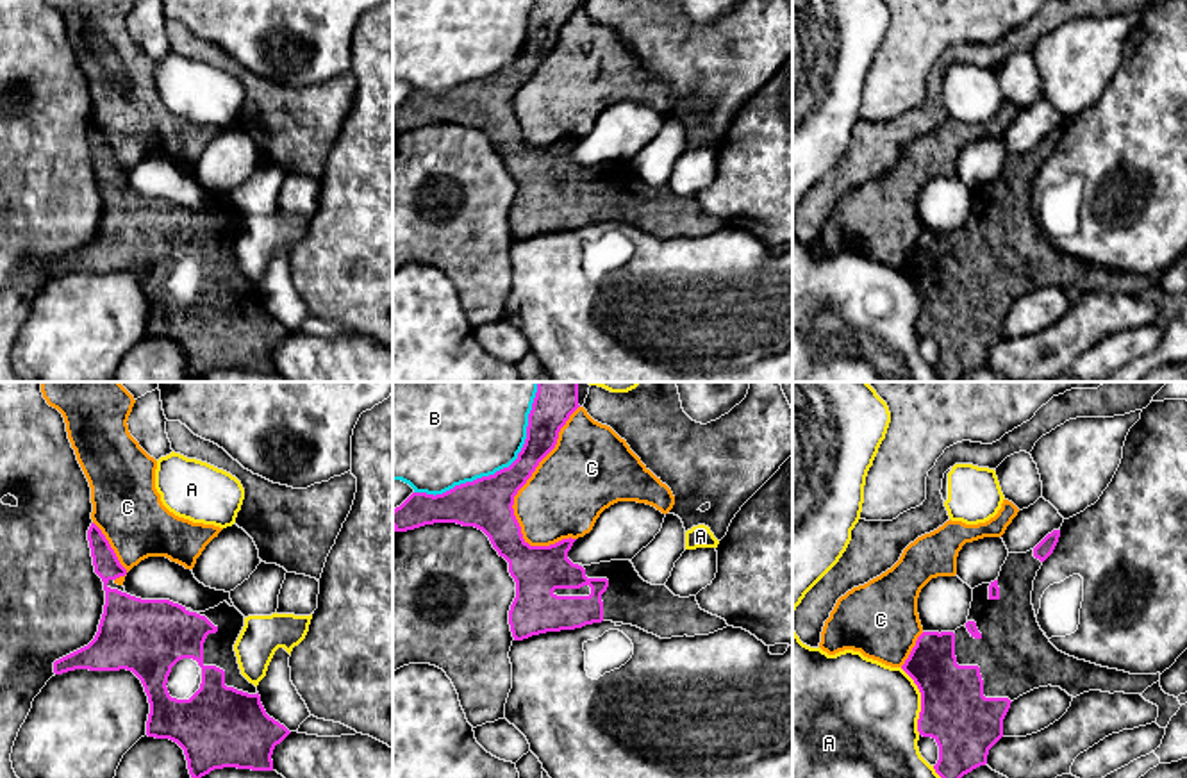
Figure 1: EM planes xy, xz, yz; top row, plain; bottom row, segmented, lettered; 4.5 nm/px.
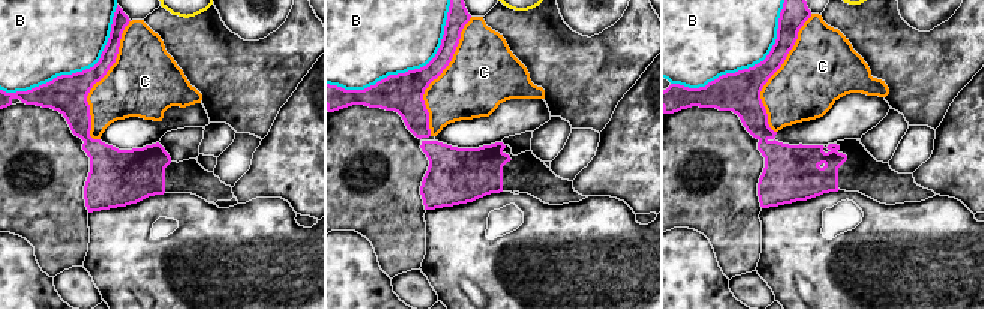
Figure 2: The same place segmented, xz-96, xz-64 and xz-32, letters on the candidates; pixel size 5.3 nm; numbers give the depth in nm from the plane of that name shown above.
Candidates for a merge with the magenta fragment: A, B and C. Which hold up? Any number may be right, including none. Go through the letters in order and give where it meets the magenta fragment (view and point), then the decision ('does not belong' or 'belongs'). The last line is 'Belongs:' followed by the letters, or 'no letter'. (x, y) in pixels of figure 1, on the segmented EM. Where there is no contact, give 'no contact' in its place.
A: contact yz (921, 702); does not belong
B: contact xz (504, 468); does not belong
C: contact xz (531, 475); does not belong
Belongs: no letter

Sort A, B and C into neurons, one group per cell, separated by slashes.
A / B / C

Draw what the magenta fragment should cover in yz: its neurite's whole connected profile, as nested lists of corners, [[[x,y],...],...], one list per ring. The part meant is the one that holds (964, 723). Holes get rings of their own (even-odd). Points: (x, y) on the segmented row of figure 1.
[[[1060,530],[1026,553],[1009,553],[1000,576],[973,589],[967,623],[955,632],[923,632],[901,669],[921,692],[917,732],[939,746],[934,766],[941,778],[962,778],[987,764],[989,749],[1003,737],[1010,703],[1039,687],[1060,687],[1076,698],[1089,691],[1142,694],[1157,675],[1130,675],[1078,660],[1058,651],[1041,630],[1032,605],[1037,571],[1053,553]]]

